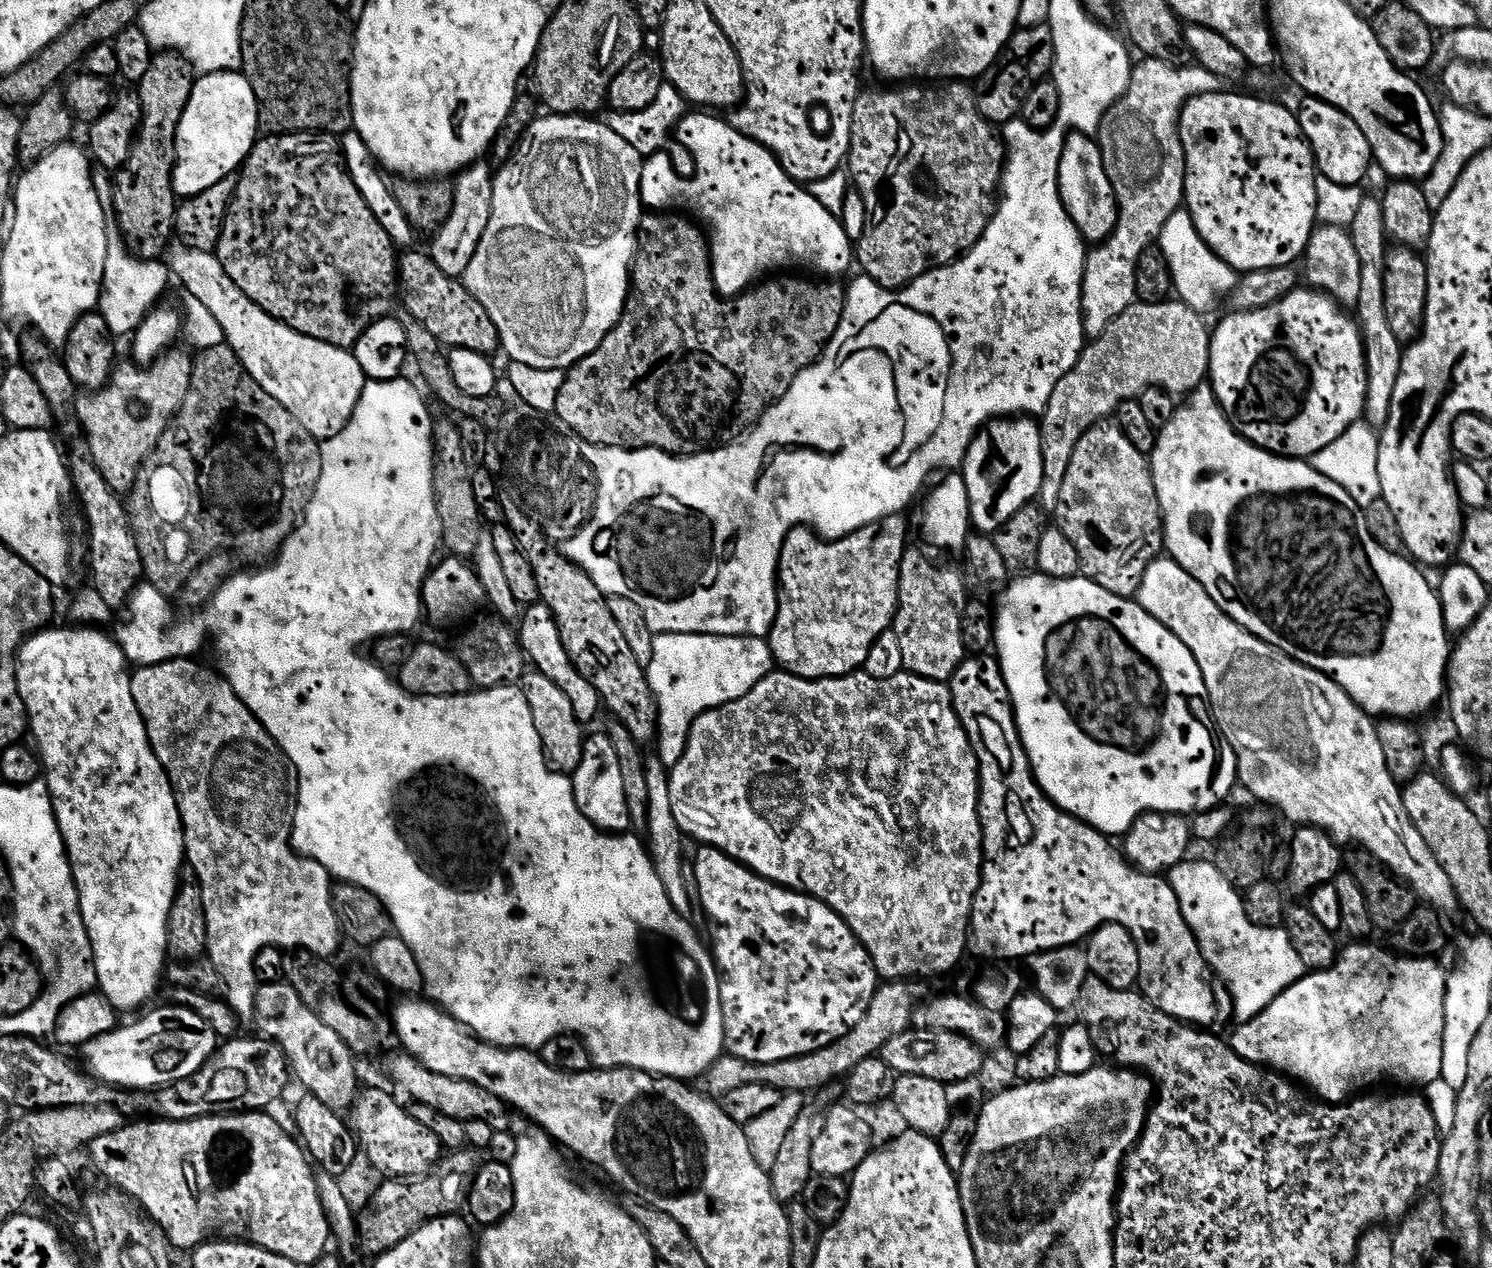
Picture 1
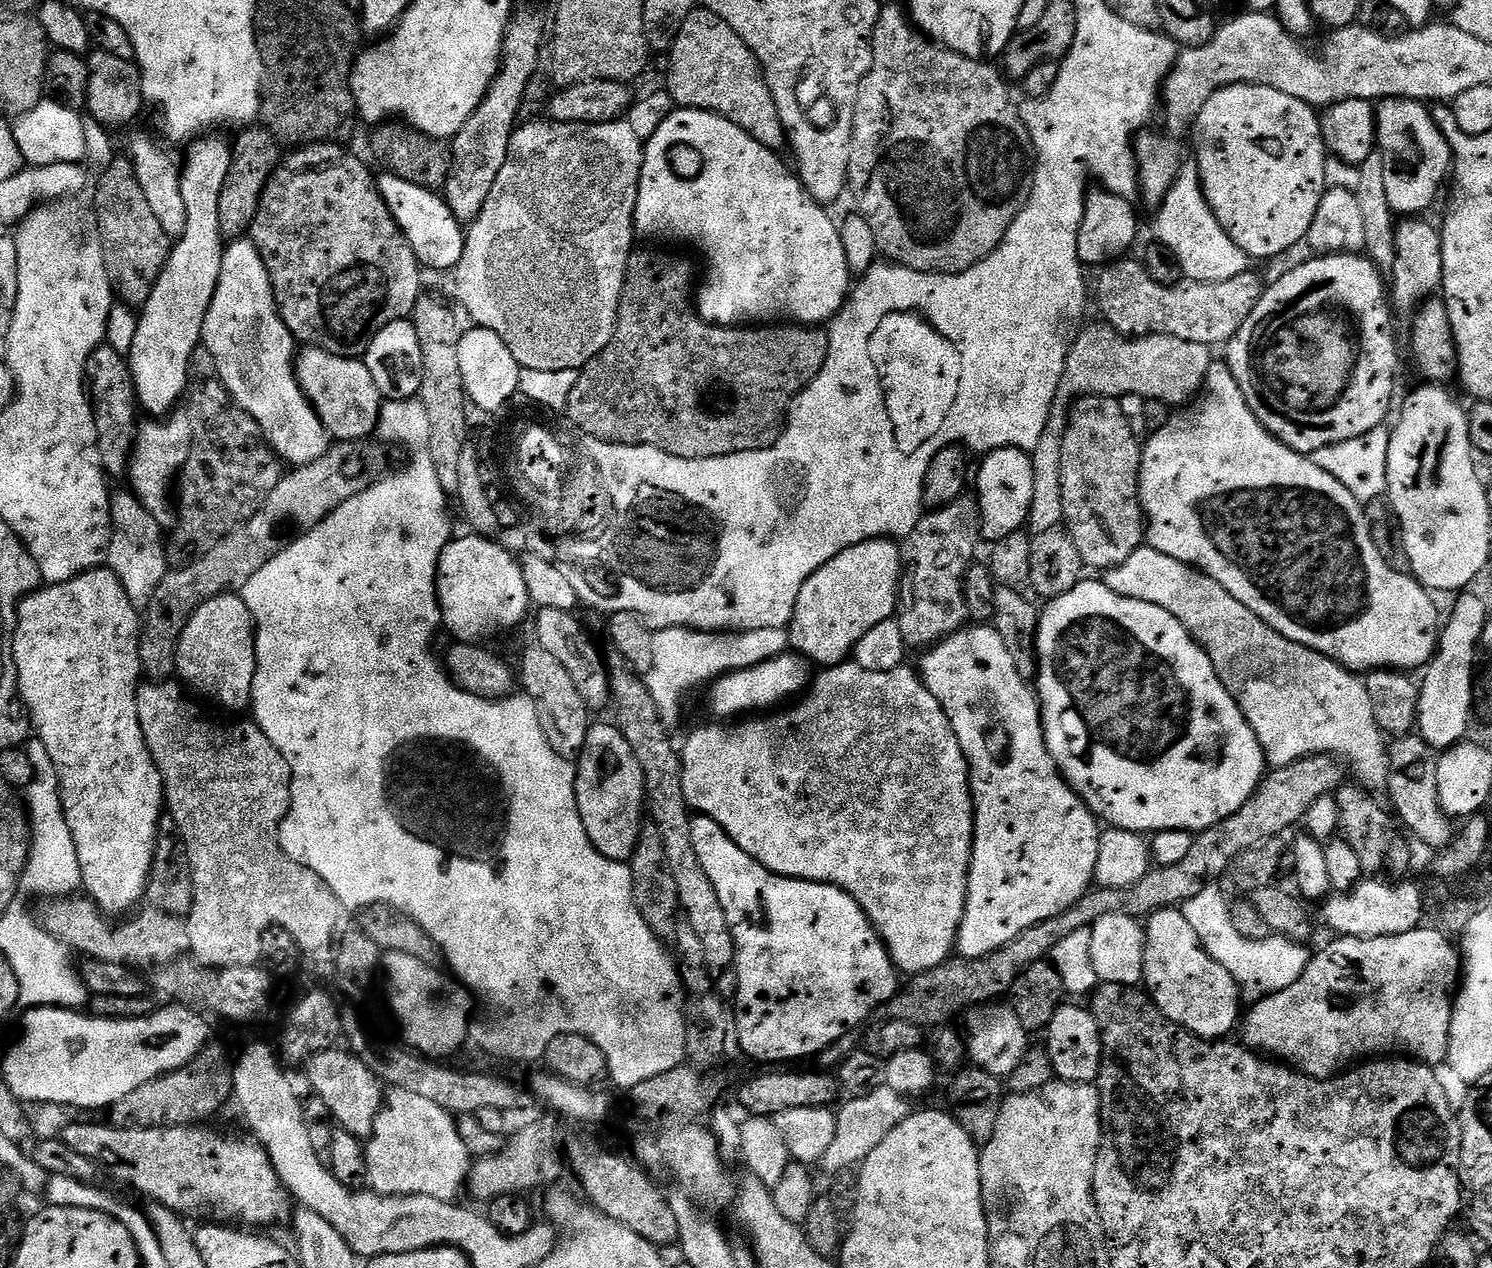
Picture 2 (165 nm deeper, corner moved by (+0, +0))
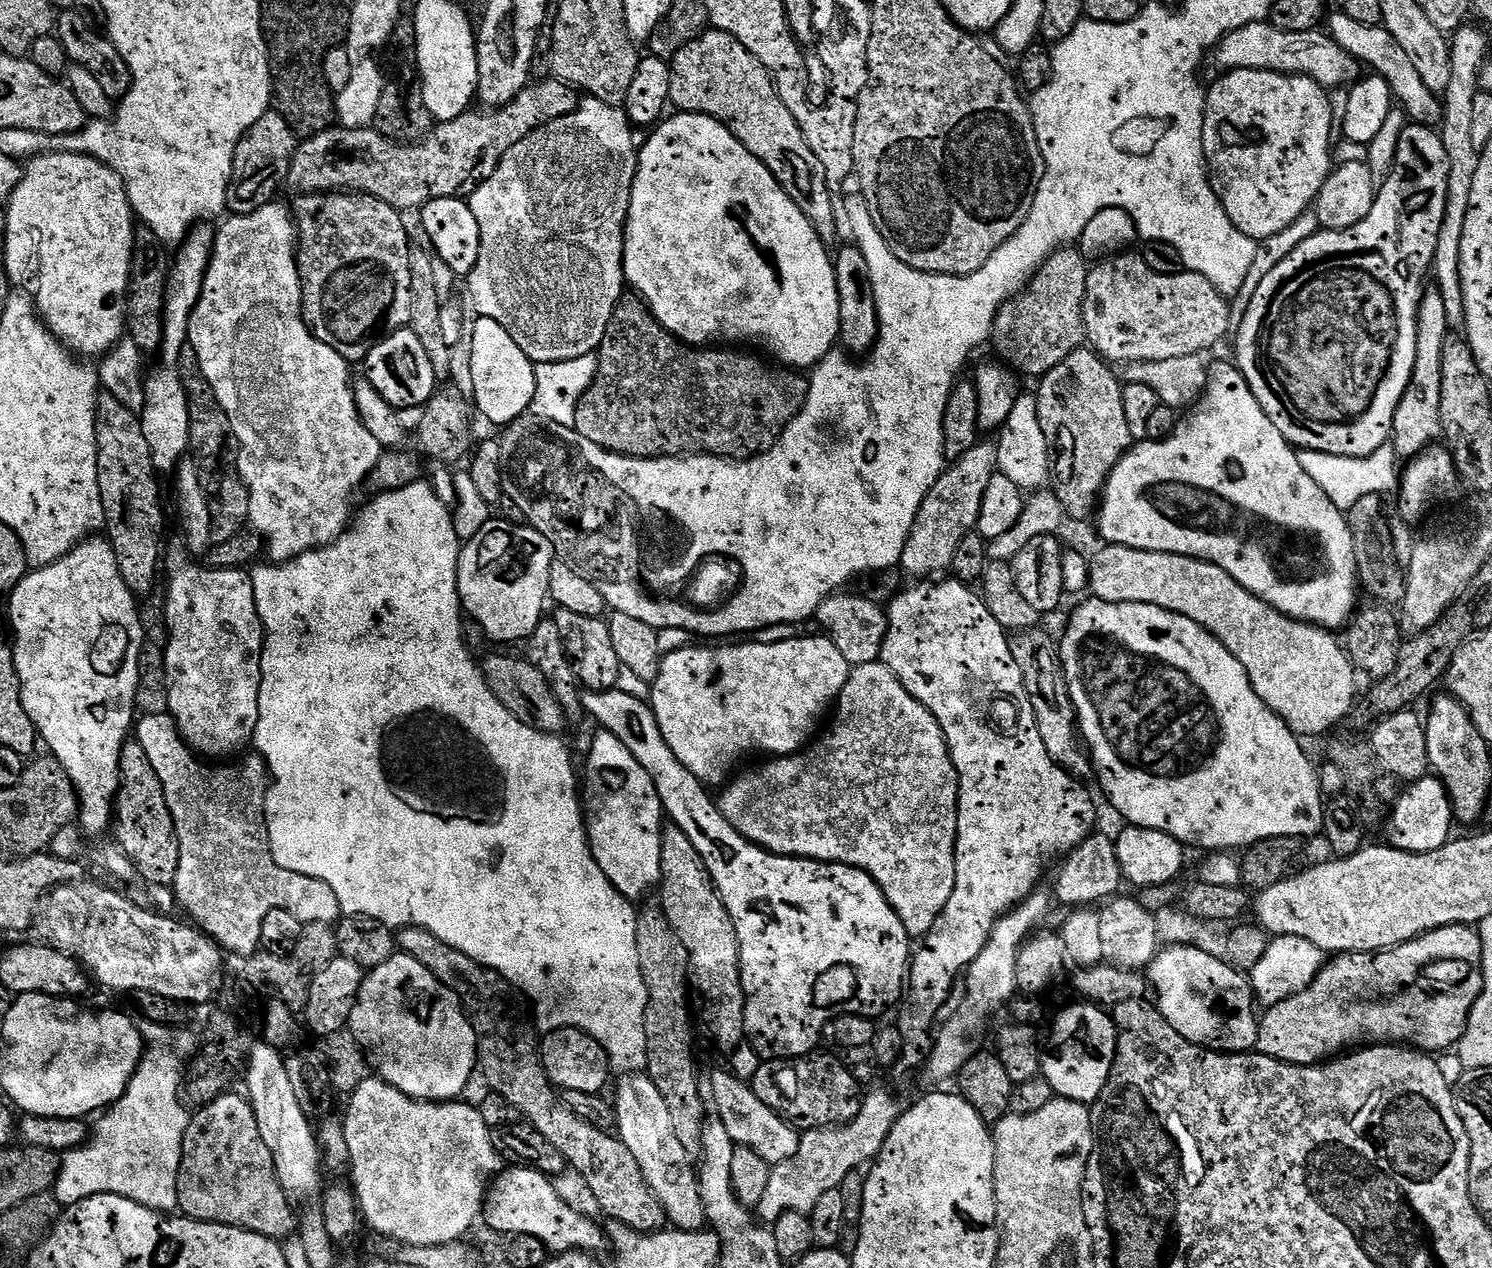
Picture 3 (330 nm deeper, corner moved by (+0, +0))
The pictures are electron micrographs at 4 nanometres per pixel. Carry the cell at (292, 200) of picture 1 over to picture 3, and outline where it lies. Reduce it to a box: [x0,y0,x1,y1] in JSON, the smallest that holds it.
[290,192,413,362]

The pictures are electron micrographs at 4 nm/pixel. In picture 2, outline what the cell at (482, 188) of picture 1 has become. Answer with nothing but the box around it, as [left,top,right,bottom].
[442,11,546,225]

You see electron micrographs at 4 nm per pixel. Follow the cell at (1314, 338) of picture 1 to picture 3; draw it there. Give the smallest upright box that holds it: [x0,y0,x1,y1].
[1234,123,1448,456]

